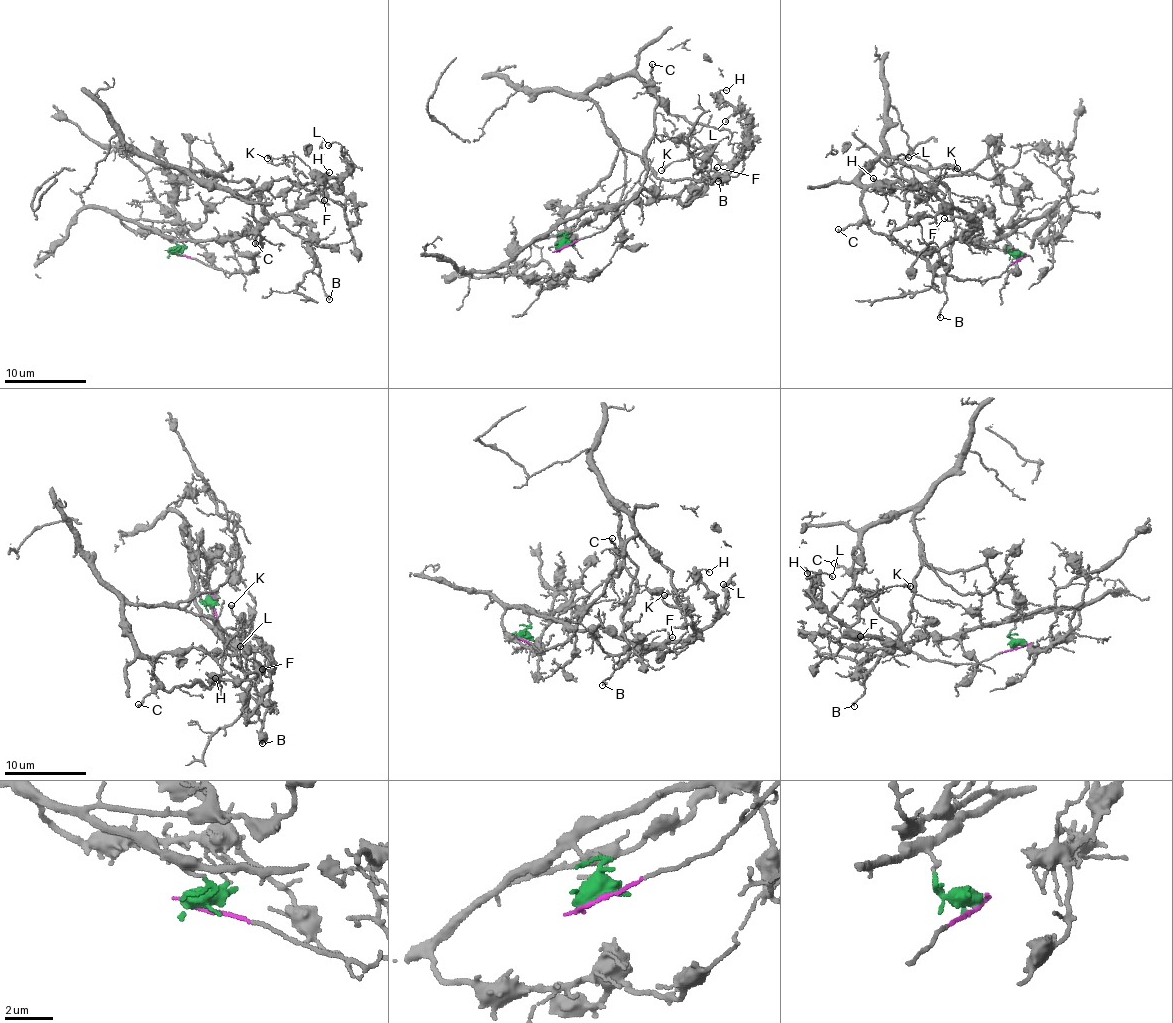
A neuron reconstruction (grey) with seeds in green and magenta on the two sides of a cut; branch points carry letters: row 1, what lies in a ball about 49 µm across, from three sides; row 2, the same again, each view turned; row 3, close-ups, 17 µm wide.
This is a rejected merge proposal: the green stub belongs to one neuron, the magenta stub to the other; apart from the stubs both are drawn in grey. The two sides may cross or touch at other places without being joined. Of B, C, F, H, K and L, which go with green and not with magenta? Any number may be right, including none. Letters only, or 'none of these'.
F, H, K, L

